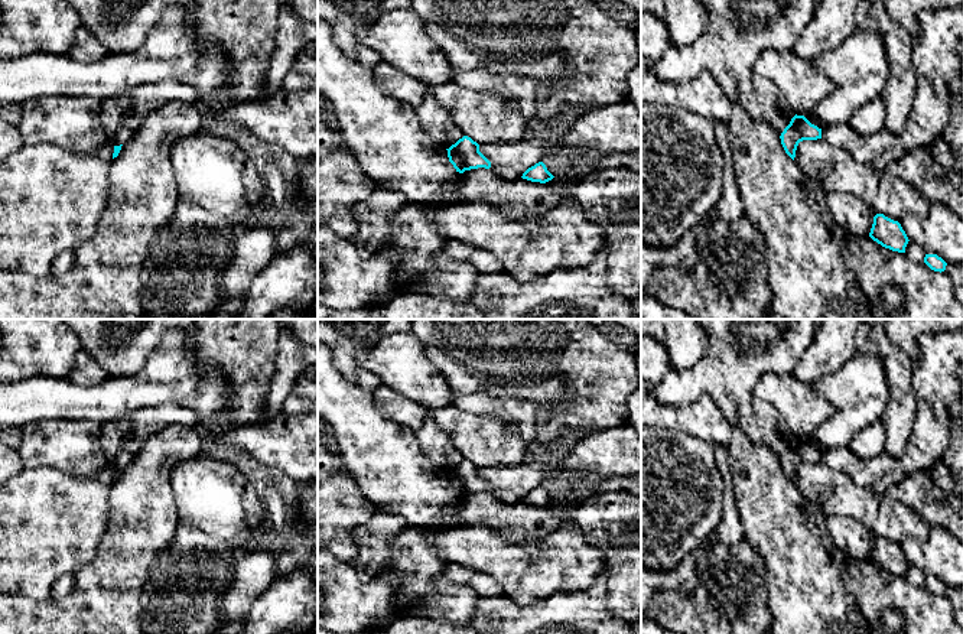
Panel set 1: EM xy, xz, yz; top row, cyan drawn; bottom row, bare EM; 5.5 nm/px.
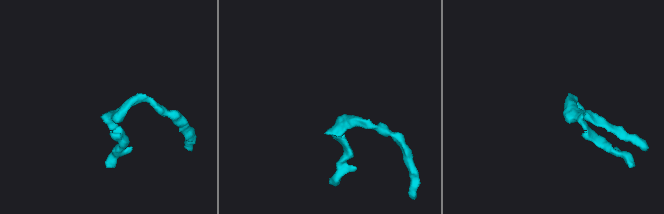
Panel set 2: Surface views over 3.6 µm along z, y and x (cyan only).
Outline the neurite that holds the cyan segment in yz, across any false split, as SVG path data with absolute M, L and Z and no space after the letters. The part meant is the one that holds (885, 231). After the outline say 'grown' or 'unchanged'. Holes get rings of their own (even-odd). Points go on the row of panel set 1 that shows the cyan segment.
M884 214L873 217L873 224L869 237L885 248L905 253L908 237L898 221L894 221Z | unchanged

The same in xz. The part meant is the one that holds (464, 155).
M463 136L446 150L449 162L459 173L478 168L491 168L491 162L479 152L479 144L468 136Z | unchanged

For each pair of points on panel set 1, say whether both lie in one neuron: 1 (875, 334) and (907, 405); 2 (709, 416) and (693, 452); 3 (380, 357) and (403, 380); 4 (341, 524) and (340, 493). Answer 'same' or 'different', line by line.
1: same
2: different
3: same
4: same

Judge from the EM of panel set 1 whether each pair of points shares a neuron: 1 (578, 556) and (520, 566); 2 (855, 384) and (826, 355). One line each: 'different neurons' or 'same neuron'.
1: same neuron
2: different neurons

